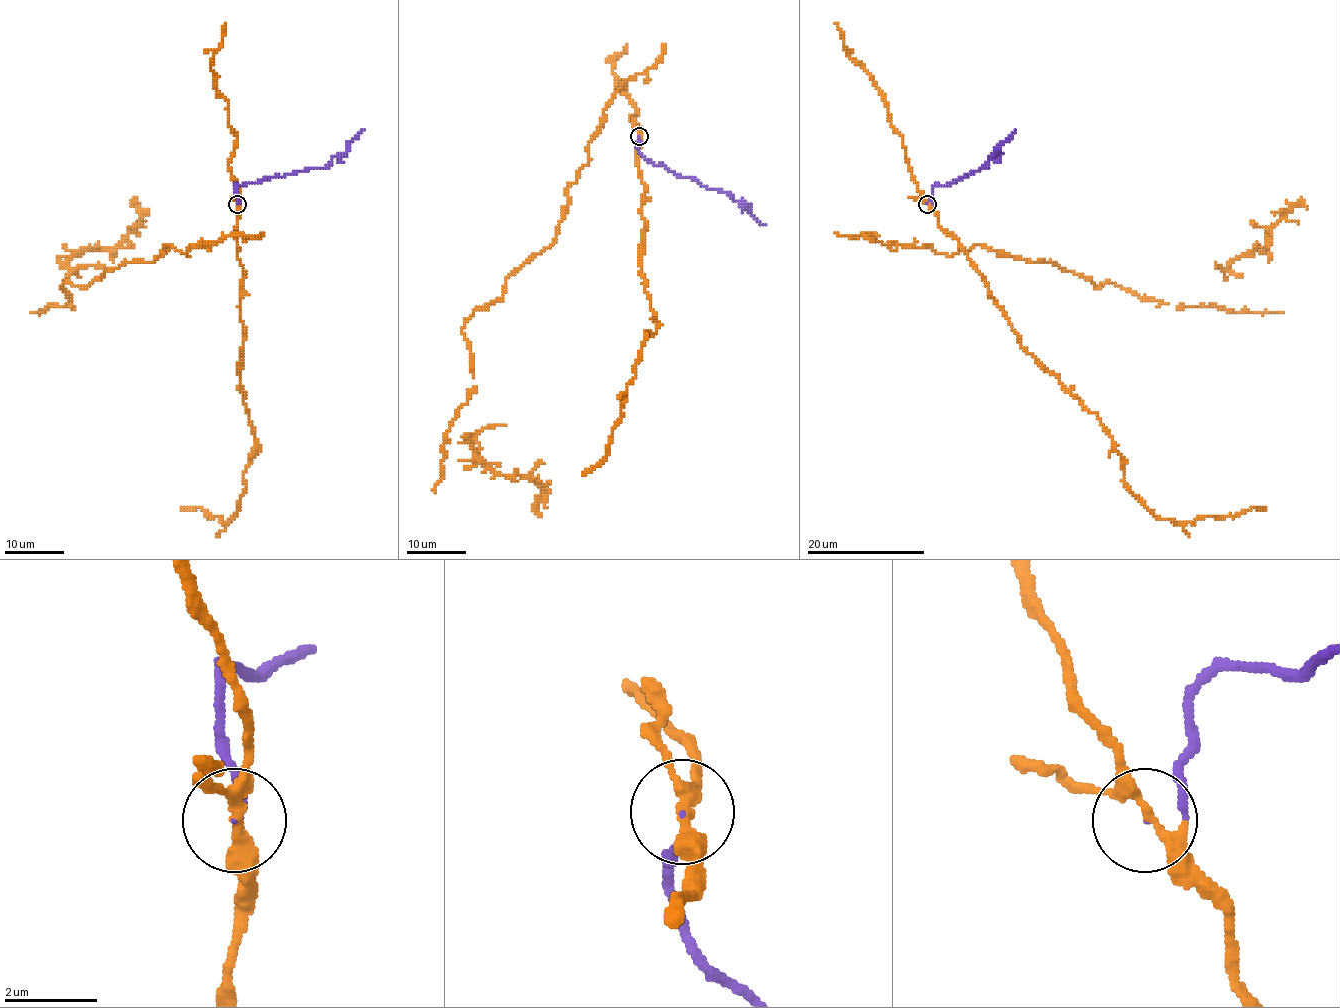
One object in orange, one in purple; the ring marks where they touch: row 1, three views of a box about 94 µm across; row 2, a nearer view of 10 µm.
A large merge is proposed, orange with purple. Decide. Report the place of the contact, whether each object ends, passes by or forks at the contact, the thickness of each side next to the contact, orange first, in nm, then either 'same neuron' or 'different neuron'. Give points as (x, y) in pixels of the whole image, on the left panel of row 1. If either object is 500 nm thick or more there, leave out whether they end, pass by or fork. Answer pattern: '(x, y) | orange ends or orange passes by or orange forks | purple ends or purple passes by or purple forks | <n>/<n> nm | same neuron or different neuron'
(237, 204) | orange forks | purple ends | 240/70 nm | same neuron

